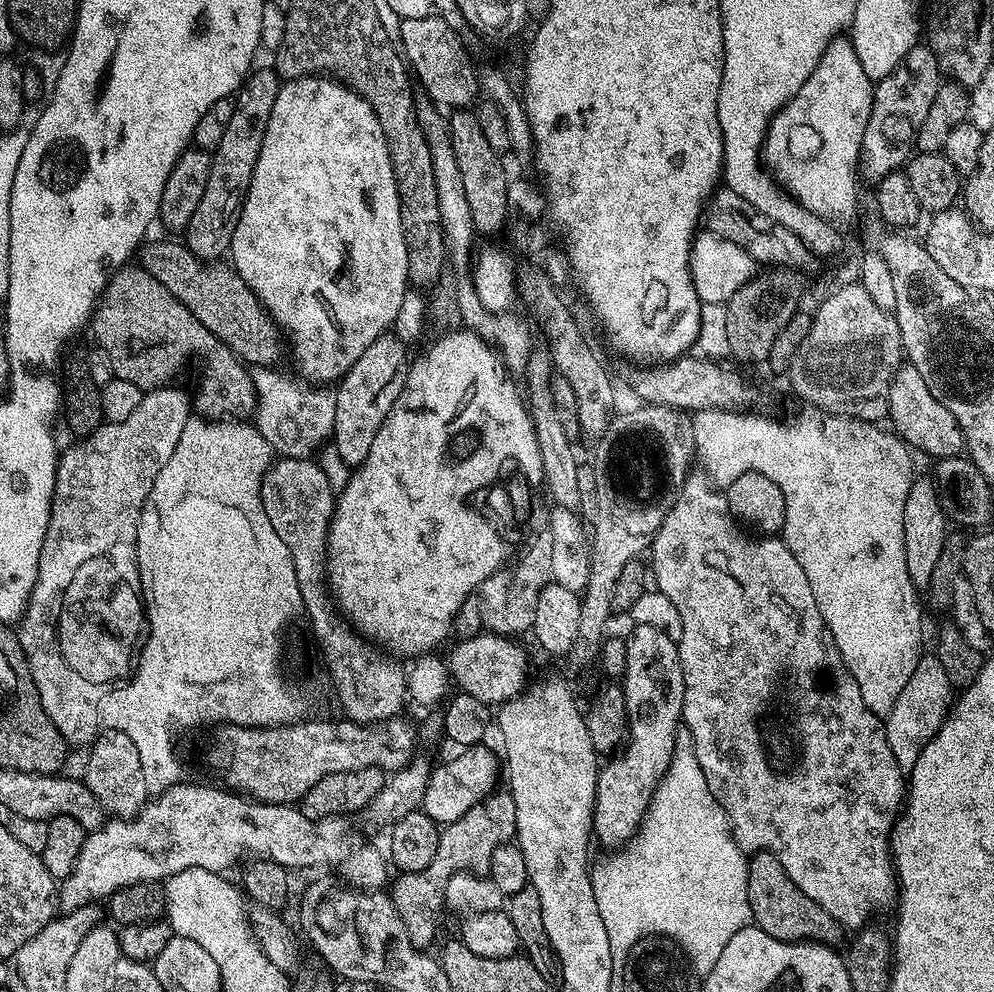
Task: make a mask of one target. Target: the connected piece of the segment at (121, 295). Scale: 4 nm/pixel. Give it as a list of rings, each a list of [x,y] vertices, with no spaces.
[[[125,266],[112,273],[92,313],[91,328],[96,335],[95,343],[110,356],[115,375],[143,390],[171,385],[191,358],[196,344],[200,344],[196,352],[204,359],[204,377],[196,400],[194,396],[195,411],[197,408],[204,418],[248,418],[255,413],[258,388],[248,377],[249,369],[217,336],[202,327],[158,278],[150,278],[143,268]]]

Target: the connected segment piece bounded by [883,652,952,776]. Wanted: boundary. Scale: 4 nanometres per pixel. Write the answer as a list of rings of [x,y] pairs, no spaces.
[[[923,653],[909,682],[902,686],[902,691],[898,694],[893,709],[883,721],[886,740],[890,743],[895,761],[898,762],[904,775],[911,775],[914,763],[917,762],[919,754],[925,748],[926,742],[932,740],[941,722],[947,716],[950,710],[951,694],[952,687],[949,679],[946,678],[946,670],[943,669],[942,662],[938,660],[935,653]]]

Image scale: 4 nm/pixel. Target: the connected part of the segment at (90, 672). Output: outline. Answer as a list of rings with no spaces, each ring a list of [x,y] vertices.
[[[90,562],[86,564],[74,582],[70,594],[68,608],[64,612],[64,638],[60,640],[59,647],[72,656],[72,664],[80,669],[90,680],[119,681],[119,676],[128,678],[133,675],[138,663],[138,653],[142,647],[142,637],[146,632],[146,596],[134,596],[132,590],[120,580],[120,576],[108,568],[104,562]]]

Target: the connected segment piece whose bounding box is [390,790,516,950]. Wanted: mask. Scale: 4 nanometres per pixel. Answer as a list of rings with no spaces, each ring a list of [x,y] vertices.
[[[493,790],[487,798],[470,806],[462,818],[447,825],[441,831],[438,851],[434,862],[421,872],[400,872],[391,881],[390,895],[393,906],[398,910],[410,938],[416,948],[431,949],[436,940],[436,927],[440,924],[440,911],[445,911],[444,895],[446,882],[459,872],[487,873],[490,866],[490,854],[500,844],[509,843],[516,834],[516,803],[511,791]]]

